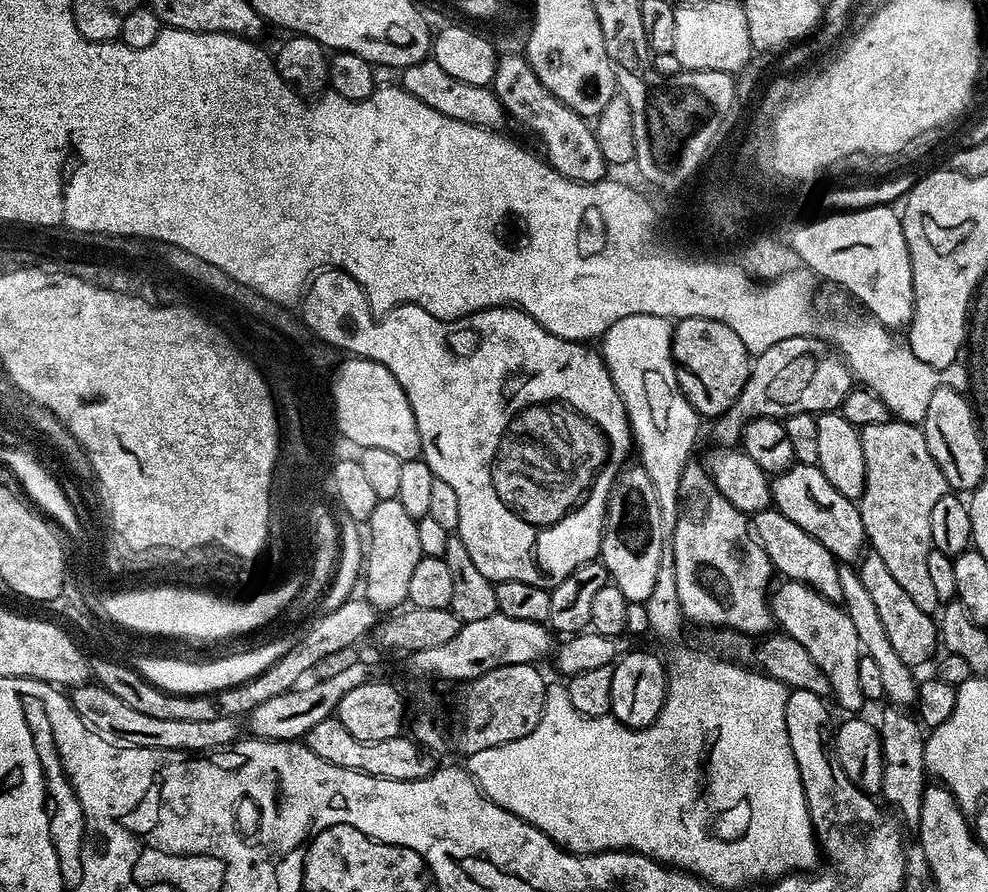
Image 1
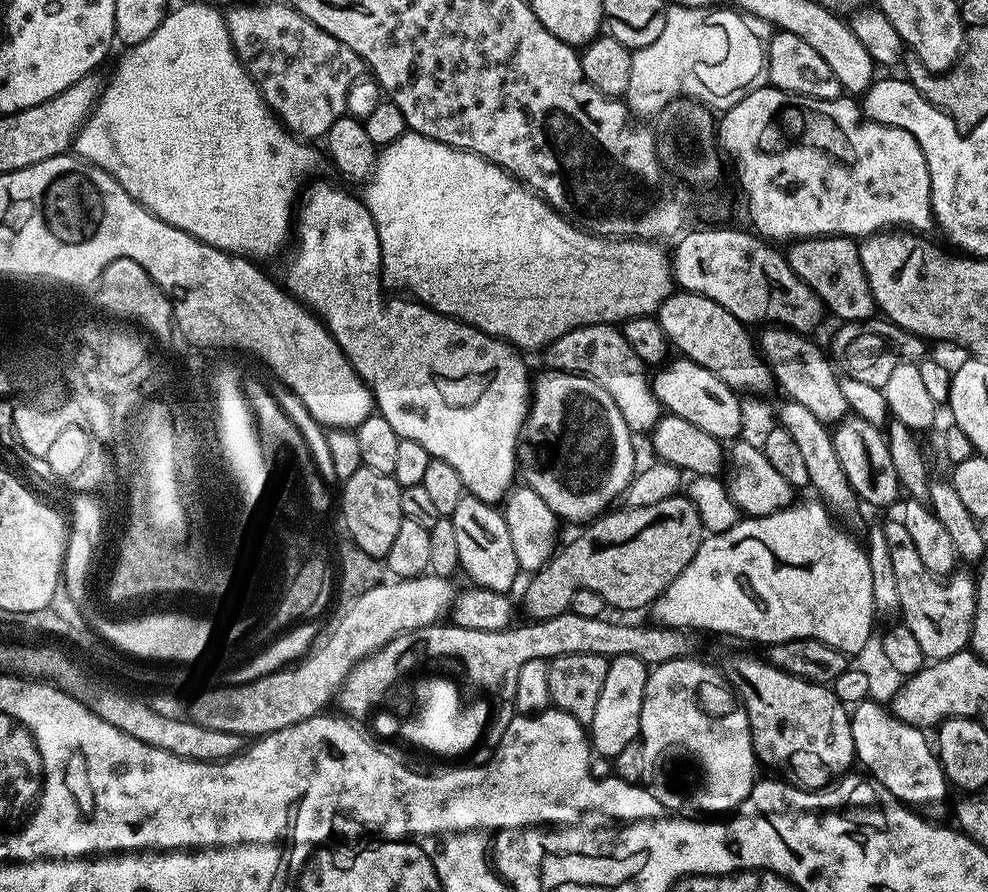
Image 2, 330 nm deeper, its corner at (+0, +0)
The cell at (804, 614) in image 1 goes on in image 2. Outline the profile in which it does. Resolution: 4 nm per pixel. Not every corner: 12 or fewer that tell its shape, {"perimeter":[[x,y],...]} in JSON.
{"perimeter":[[819,499],[705,535],[650,605],[767,646],[874,636],[867,551]]}

